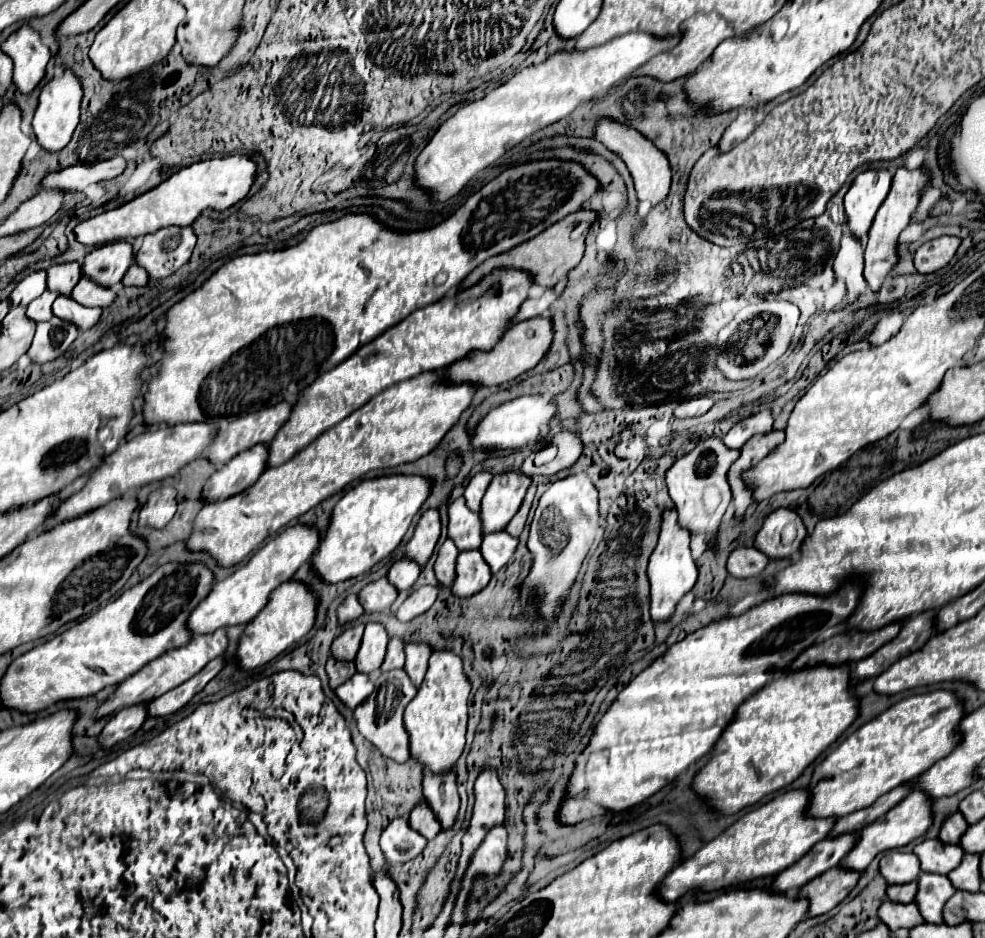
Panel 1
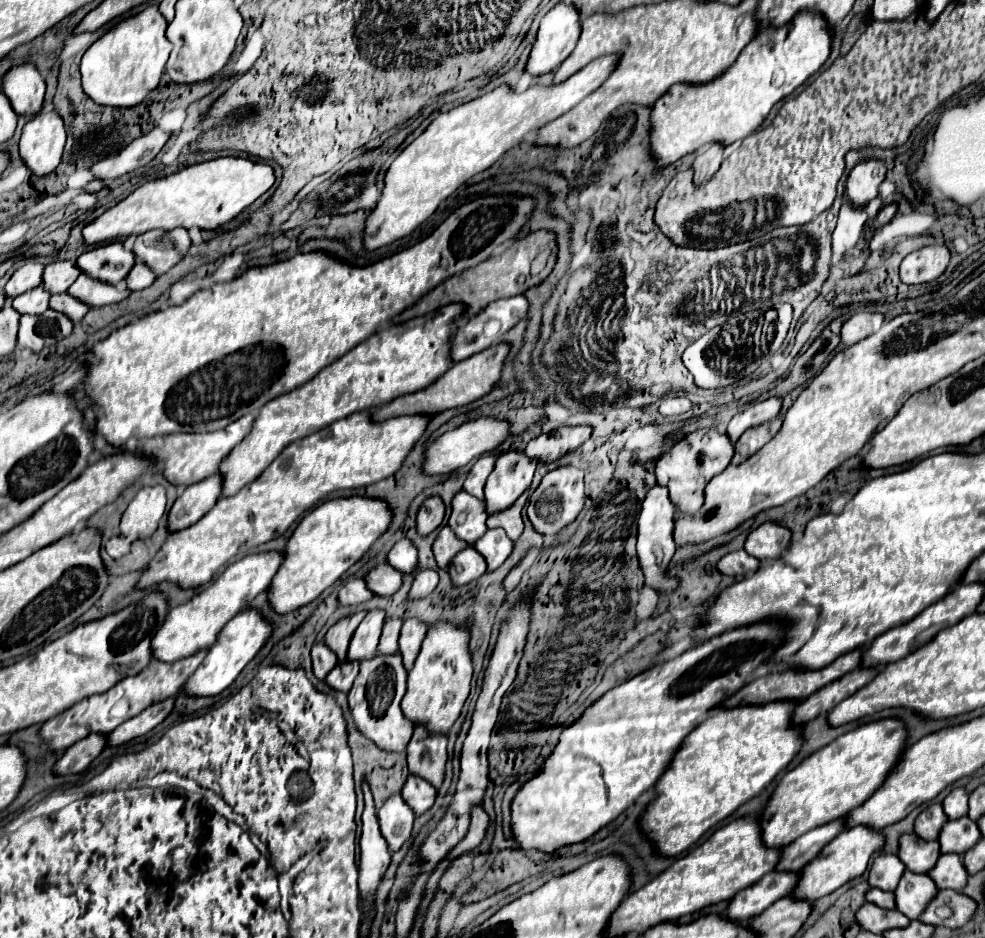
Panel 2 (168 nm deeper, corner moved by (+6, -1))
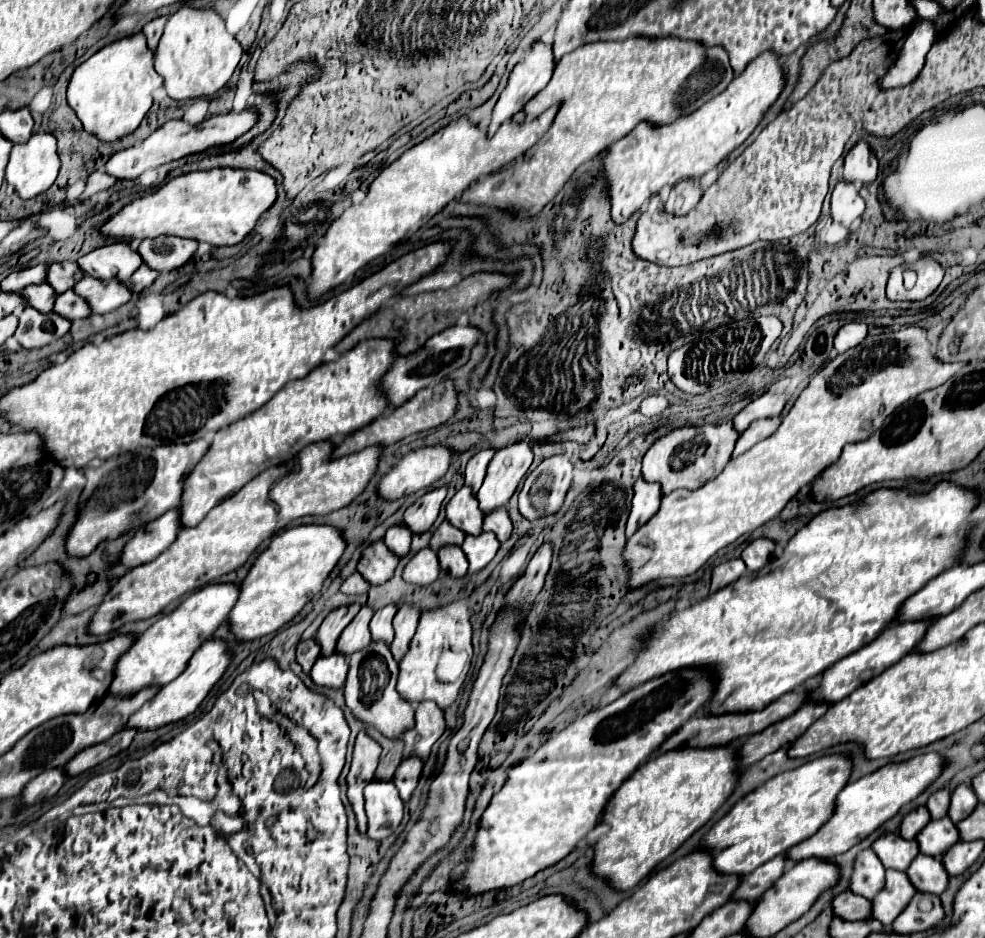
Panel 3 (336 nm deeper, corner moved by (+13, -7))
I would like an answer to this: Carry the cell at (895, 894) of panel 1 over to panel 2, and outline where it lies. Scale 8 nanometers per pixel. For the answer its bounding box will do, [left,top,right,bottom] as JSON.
[866,888,896,910]

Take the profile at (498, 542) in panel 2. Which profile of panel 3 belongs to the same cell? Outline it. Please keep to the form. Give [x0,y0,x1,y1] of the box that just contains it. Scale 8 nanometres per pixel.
[461,532,499,574]

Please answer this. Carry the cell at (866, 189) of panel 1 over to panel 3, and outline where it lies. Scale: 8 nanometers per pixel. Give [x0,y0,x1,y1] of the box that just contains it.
[843,142,879,184]

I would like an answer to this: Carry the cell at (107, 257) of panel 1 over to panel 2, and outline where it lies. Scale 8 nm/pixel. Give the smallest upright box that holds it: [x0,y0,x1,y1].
[76,240,136,284]

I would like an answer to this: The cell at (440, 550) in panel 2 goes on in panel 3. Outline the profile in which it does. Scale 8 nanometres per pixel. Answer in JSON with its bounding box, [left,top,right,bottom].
[431,520,465,552]

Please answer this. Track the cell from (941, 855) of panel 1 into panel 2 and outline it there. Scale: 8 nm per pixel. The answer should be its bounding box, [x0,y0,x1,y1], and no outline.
[898,834,940,872]

